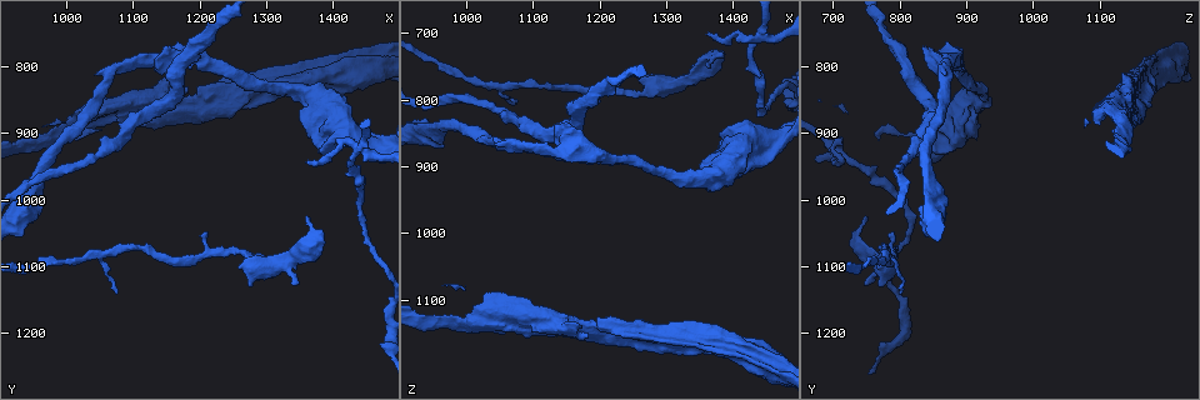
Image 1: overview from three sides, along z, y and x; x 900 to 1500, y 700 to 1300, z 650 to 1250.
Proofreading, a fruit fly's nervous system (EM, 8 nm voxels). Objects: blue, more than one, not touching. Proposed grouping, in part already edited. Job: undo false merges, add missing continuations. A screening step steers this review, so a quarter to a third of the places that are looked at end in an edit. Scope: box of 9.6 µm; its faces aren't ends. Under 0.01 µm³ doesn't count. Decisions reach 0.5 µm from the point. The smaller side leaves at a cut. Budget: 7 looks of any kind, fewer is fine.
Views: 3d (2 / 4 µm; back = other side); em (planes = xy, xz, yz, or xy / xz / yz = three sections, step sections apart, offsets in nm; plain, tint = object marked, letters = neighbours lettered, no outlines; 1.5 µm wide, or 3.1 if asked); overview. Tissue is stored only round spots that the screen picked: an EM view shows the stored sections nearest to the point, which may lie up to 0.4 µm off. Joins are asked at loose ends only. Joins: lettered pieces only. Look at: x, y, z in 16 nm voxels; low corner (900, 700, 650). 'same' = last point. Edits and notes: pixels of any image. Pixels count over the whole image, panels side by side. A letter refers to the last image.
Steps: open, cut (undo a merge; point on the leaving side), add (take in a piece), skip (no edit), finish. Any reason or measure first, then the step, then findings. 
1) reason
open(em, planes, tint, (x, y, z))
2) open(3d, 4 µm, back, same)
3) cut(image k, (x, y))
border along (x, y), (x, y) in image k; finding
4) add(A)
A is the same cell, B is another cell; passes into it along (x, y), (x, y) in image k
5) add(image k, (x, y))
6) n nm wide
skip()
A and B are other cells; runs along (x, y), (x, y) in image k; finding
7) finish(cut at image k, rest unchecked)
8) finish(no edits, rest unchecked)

abrupt turn
open(3d, 2 µm, back, (1435, 925, 705))

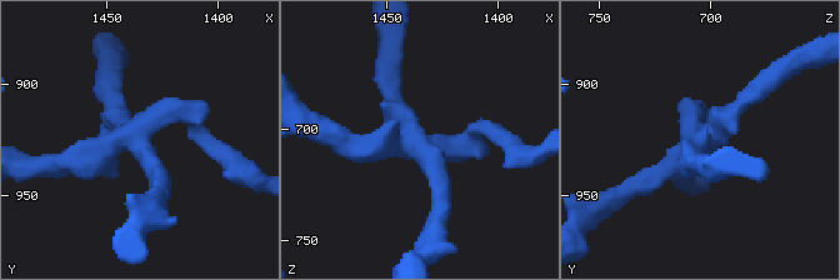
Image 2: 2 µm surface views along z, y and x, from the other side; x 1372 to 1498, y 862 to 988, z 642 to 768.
4 arms; need the tissue
open(em, planes, letters, (1433, 926, 708))

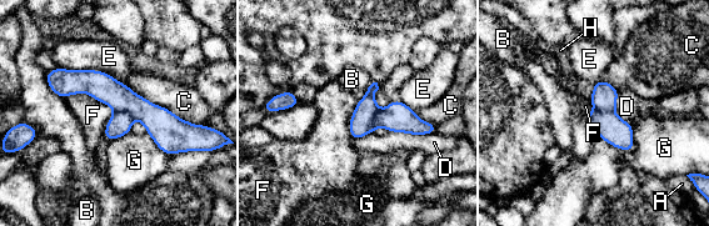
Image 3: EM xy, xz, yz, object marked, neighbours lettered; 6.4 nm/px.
cut(image 3, (397, 116))
A, B, C, D, E, F, G and H are other cells; two neurons meet here

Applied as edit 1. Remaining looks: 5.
open(overview)

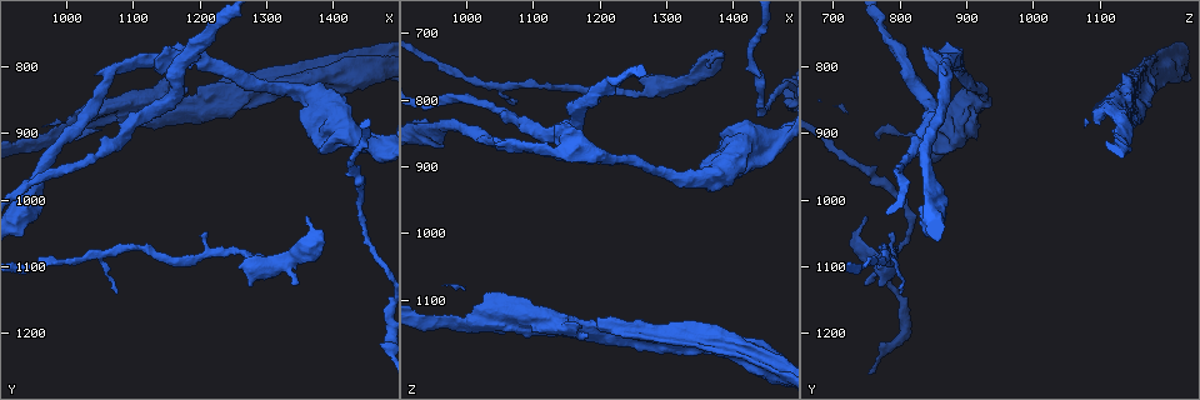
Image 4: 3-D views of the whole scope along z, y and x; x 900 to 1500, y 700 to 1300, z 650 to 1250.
a narrow waist
open(em, planes, letters, (1215, 740, 775))

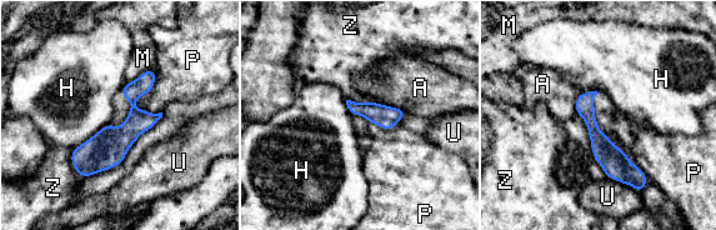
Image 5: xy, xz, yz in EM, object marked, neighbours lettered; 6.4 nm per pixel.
130 nm wide
skip()
A, H, M, P, U and Z are other cells; continuous, no second neuron

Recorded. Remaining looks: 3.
sharp bend
open(em, planes, tint, (1165, 785, 880))

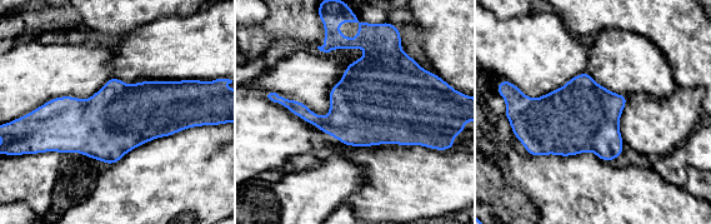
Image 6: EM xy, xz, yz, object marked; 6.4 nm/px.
open(em, planes, letters, same)

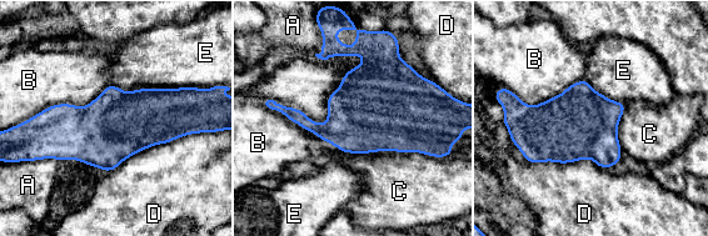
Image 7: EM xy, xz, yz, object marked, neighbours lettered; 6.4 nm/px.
skip()
A, B, C, D and E are other cells; border along (332, 144), (347, 152), (448, 157) in image 7; one neuron here

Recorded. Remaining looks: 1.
finish(cut at image 3, rest unchecked)

